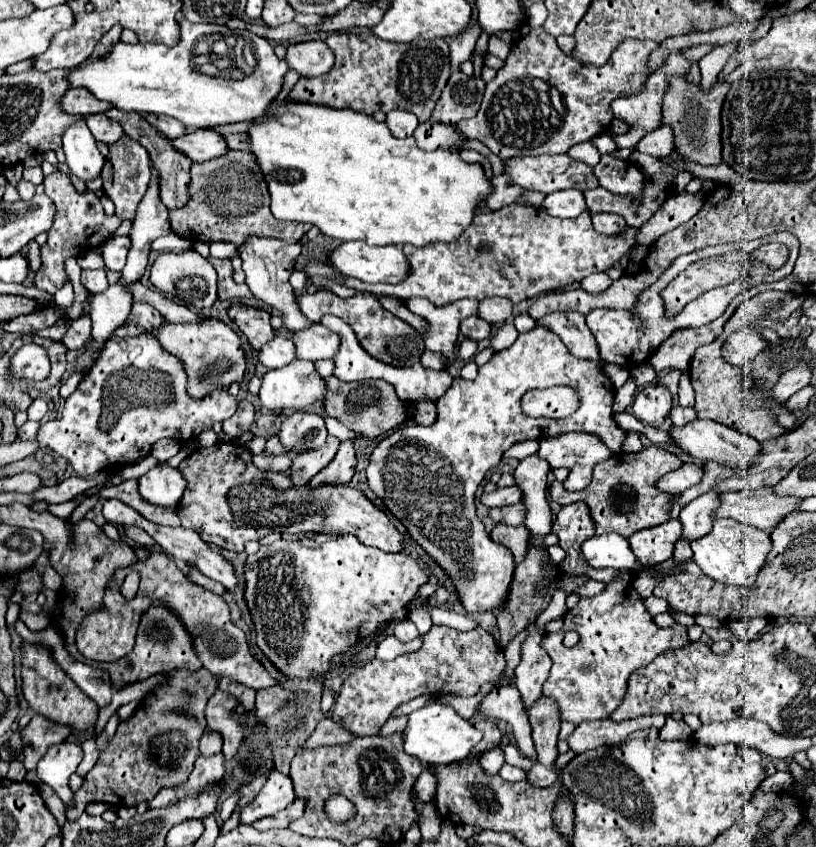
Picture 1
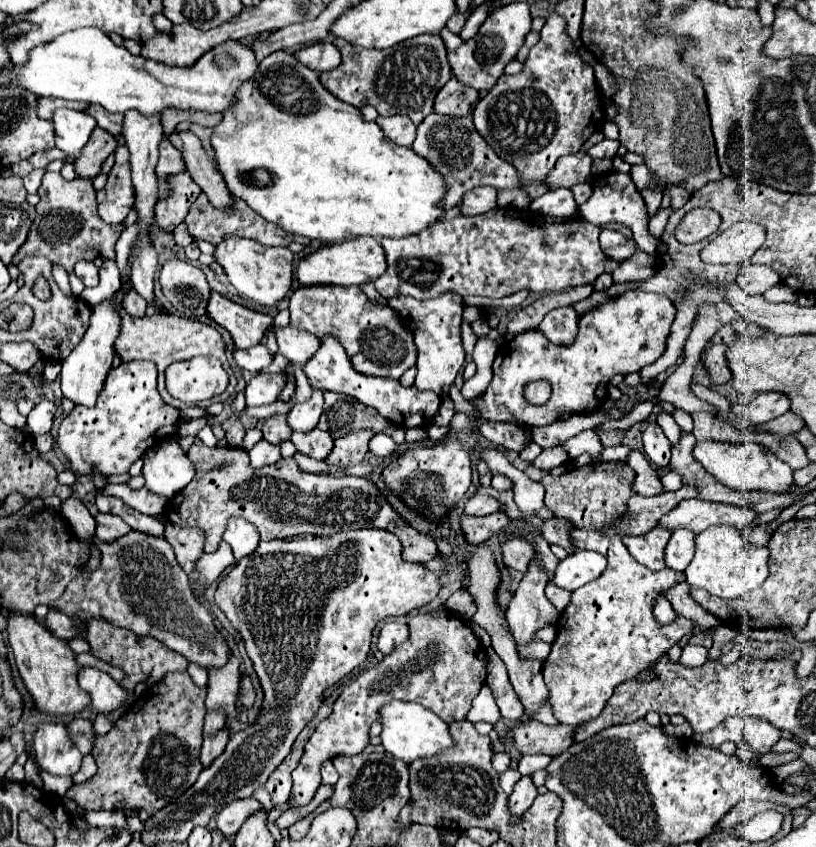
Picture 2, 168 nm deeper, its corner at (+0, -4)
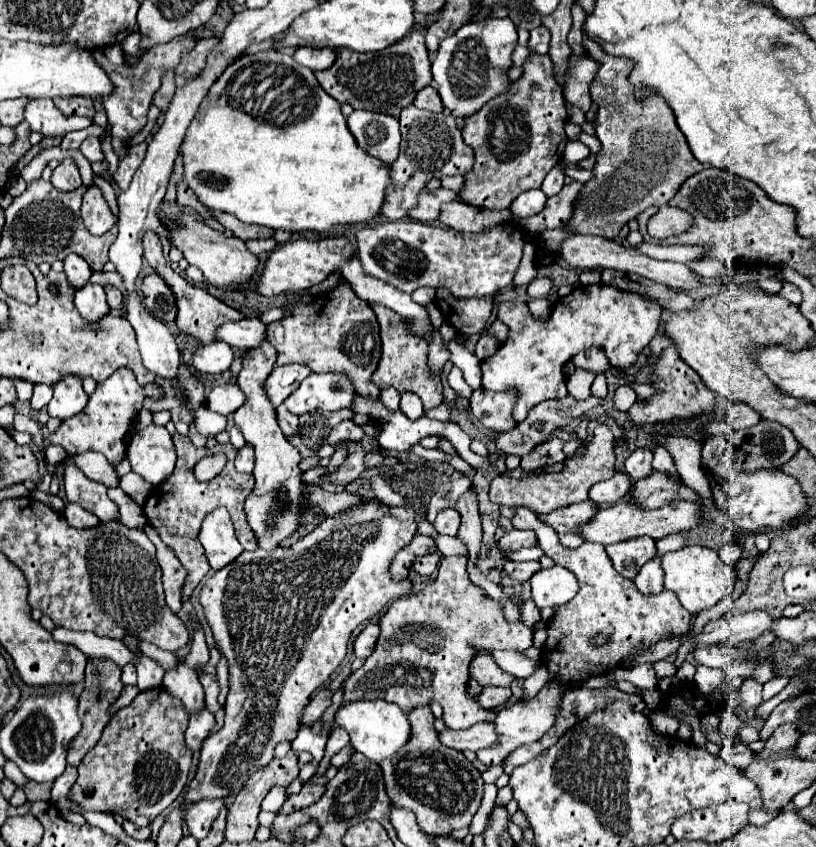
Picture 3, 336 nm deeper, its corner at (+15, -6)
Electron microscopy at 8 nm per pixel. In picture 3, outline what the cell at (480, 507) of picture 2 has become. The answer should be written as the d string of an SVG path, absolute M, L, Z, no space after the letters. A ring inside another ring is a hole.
M444 509L436 515L432 527L436 529L436 533L440 535L450 535L456 537L458 535L458 527L460 527L460 515L456 509Z

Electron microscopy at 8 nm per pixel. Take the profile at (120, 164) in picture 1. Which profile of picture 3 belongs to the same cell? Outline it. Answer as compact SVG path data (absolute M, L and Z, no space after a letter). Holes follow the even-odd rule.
M88 187L84 199L82 199L82 219L86 223L86 229L92 235L104 235L116 225L116 217L112 215L108 203L104 201L98 187Z

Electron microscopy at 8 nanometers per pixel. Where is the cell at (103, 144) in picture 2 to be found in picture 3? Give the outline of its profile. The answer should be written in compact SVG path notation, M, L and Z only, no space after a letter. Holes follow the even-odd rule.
M72 159L62 161L62 163L54 169L50 183L52 183L58 191L64 191L64 193L78 189L78 187L82 185L82 179L80 179L80 173L78 173L76 163L74 163Z

